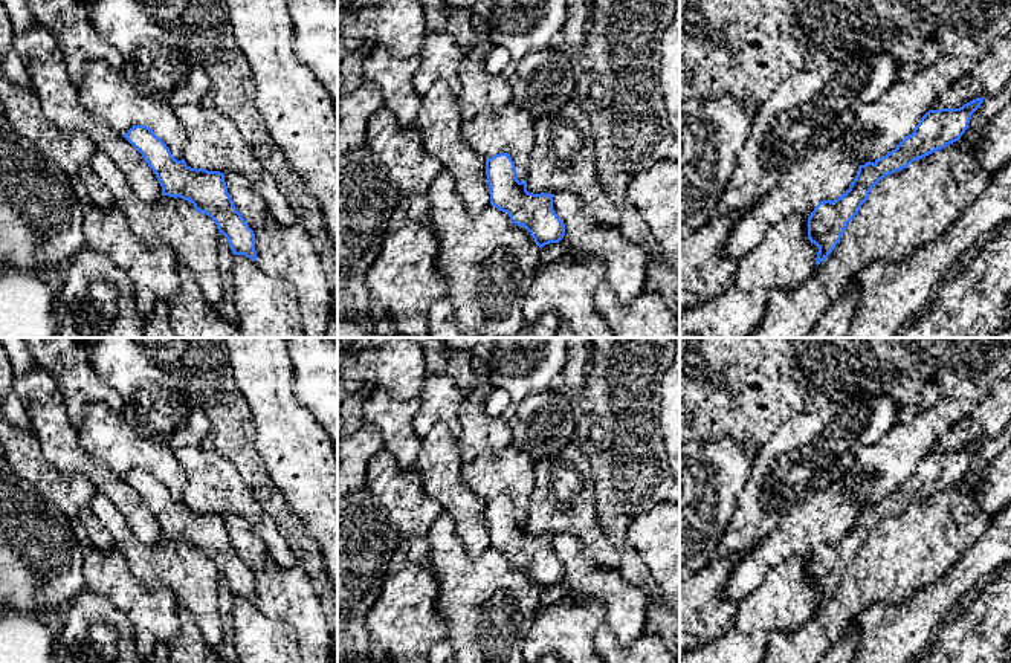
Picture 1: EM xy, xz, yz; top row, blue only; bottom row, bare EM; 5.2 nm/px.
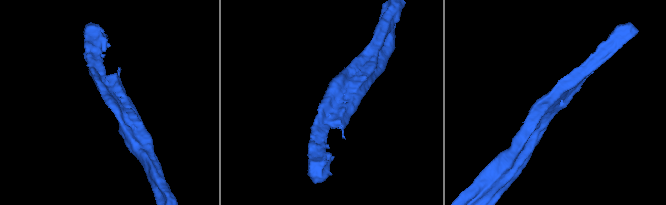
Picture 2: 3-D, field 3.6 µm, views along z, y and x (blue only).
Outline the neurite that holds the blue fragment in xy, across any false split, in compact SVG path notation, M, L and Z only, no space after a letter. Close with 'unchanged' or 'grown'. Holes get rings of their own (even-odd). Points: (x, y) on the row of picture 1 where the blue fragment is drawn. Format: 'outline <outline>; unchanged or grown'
outline M133 125L124 137L142 154L156 174L162 194L180 197L214 220L234 255L257 261L255 234L237 211L220 171L191 168L177 160L166 144L147 125Z; unchanged

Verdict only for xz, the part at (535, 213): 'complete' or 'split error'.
complete

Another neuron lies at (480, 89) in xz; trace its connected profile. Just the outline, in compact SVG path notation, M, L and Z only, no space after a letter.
M476 17L472 18L472 23L476 35L475 46L467 52L458 69L461 84L458 102L464 124L486 108L502 110L513 102L513 89L509 78L490 73L486 69L486 60L495 49L486 24Z

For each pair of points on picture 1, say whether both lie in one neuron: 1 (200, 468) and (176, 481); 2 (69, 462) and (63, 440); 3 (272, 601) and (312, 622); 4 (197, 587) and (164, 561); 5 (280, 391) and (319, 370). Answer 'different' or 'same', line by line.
1: different
2: same
3: same
4: same
5: different

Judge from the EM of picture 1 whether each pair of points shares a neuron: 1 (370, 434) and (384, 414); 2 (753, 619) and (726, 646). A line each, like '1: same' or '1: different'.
1: different
2: same

